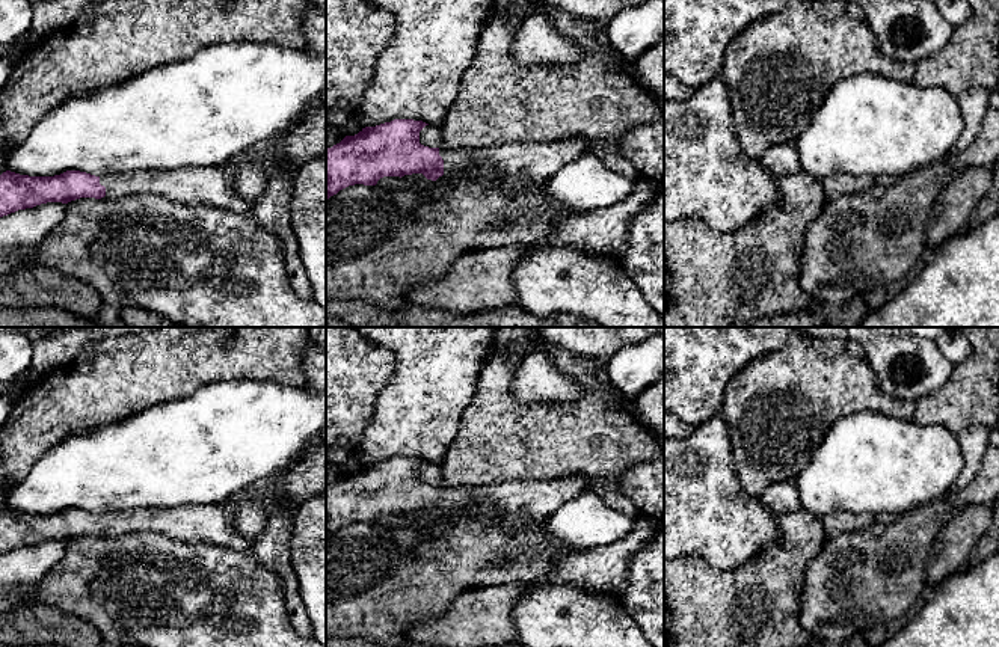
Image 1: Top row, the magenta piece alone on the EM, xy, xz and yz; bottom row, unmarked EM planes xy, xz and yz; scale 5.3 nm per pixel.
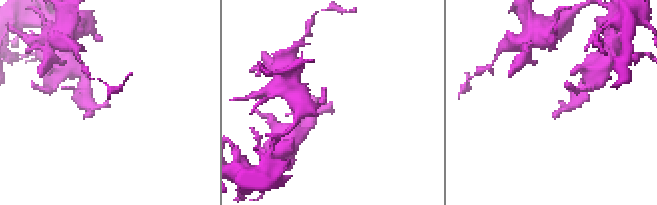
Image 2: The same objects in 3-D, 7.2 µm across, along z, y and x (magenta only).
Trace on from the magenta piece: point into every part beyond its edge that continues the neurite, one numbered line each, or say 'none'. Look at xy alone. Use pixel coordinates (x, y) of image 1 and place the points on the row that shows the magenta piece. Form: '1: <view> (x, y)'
1: xy (209, 186)

